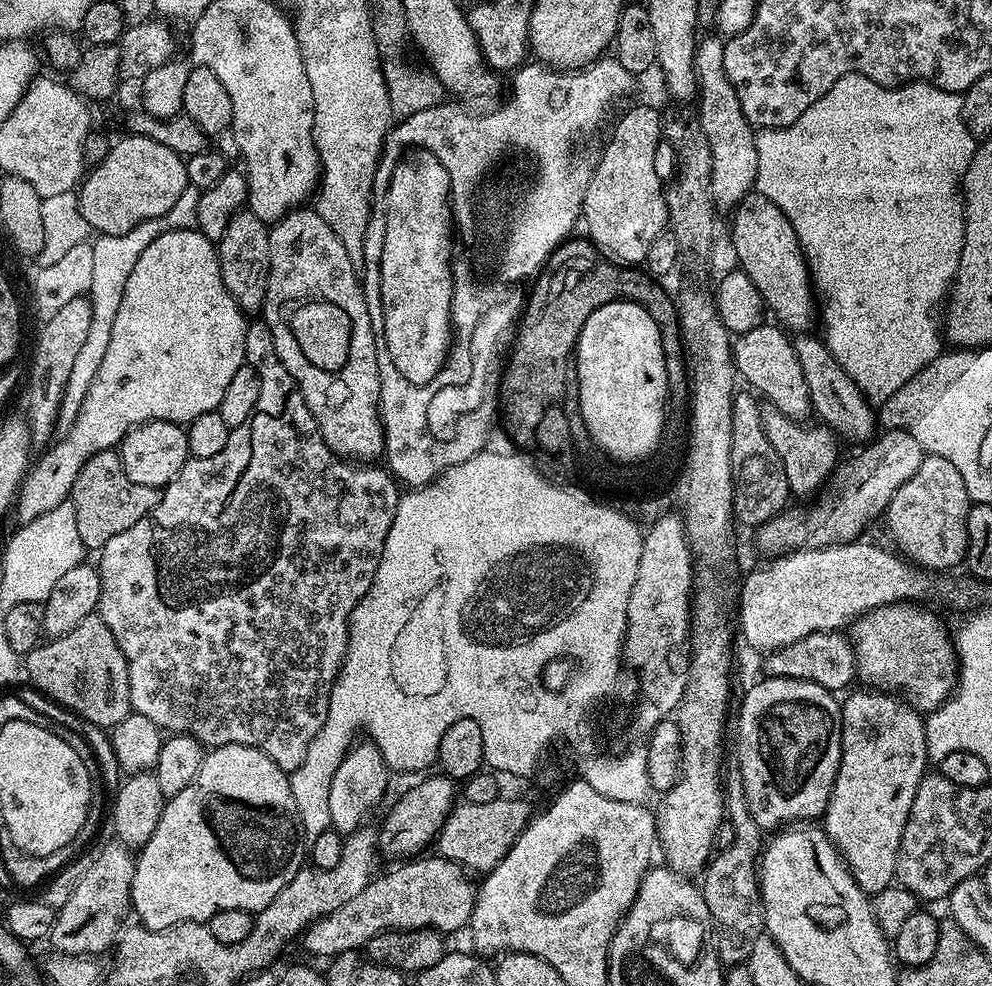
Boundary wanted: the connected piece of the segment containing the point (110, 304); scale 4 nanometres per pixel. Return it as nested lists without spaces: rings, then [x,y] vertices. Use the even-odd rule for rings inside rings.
[[[187,195],[178,198],[166,214],[162,214],[153,220],[143,220],[134,230],[126,230],[126,234],[117,236],[97,235],[91,241],[94,254],[94,266],[91,267],[90,286],[87,297],[92,304],[92,317],[90,318],[90,330],[86,333],[86,342],[82,345],[82,351],[78,359],[74,361],[74,370],[70,370],[70,378],[66,382],[64,397],[60,403],[60,418],[58,421],[61,429],[67,428],[74,422],[78,410],[82,406],[82,398],[86,398],[86,390],[90,390],[90,382],[94,374],[98,374],[98,366],[102,366],[102,357],[106,355],[106,346],[110,344],[110,330],[114,330],[114,318],[118,314],[118,306],[124,297],[126,290],[126,278],[130,278],[130,270],[138,258],[142,258],[142,250],[167,232],[176,232],[179,228],[189,227],[190,224],[190,200]]]

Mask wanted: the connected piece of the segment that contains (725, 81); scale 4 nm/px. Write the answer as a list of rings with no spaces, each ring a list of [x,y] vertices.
[[[701,35],[696,41],[696,53],[694,54],[694,70],[696,71],[696,90],[698,101],[700,100],[700,117],[698,123],[706,142],[710,146],[710,190],[712,200],[717,209],[735,209],[737,204],[747,198],[749,192],[756,186],[758,174],[758,152],[756,150],[756,132],[752,123],[742,114],[742,104],[738,102],[738,94],[726,74],[726,54],[724,53],[725,41],[719,35]]]

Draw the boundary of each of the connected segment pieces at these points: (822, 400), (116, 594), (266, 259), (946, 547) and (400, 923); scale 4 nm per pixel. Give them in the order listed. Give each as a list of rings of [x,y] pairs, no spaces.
[[[808,334],[797,335],[800,337],[795,337],[792,340],[792,345],[794,346],[794,354],[798,354],[798,363],[802,366],[802,374],[806,378],[806,390],[812,403],[812,412],[815,415],[820,415],[817,416],[819,423],[826,428],[831,428],[841,441],[871,441],[878,428],[878,416],[868,397],[844,373],[840,363],[833,358],[819,335],[804,335]]]
[[[263,318],[253,319],[246,330],[244,358],[247,367],[252,368],[260,379],[258,402],[248,421],[231,429],[226,446],[214,458],[188,459],[178,470],[178,474],[162,490],[160,500],[139,522],[134,522],[130,530],[114,534],[110,542],[99,549],[100,597],[96,612],[110,626],[110,634],[118,642],[128,663],[130,674],[130,702],[132,711],[146,714],[168,734],[192,736],[209,749],[221,748],[227,744],[241,744],[257,748],[273,760],[284,772],[291,773],[302,766],[309,742],[322,730],[328,713],[328,703],[332,693],[332,683],[344,664],[344,652],[348,648],[348,619],[354,606],[370,590],[386,534],[394,522],[396,507],[402,495],[398,481],[387,467],[372,462],[352,463],[341,458],[326,446],[314,422],[314,414],[306,406],[296,380],[286,370],[278,350],[274,350],[274,338]]]
[[[241,210],[236,213],[234,218],[230,218],[230,226],[226,226],[226,234],[222,234],[222,238],[218,241],[222,282],[234,298],[236,305],[246,314],[259,313],[264,306],[266,282],[270,274],[270,238],[268,237],[268,230],[269,225],[264,224],[262,218],[258,218],[250,211]]]
[[[925,455],[922,466],[914,473],[914,478],[907,480],[903,486],[890,498],[886,521],[888,532],[896,539],[899,551],[913,565],[924,570],[948,570],[965,563],[968,555],[968,510],[970,507],[970,489],[962,482],[962,474],[954,467],[954,462],[946,462],[941,456]]]
[[[439,854],[425,855],[423,858],[412,858],[401,868],[396,868],[393,872],[377,875],[375,880],[371,880],[362,890],[362,894],[350,898],[350,902],[345,902],[343,906],[338,906],[338,910],[331,912],[329,916],[323,916],[313,924],[305,928],[302,933],[304,948],[312,956],[341,956],[344,952],[355,952],[363,949],[370,938],[374,938],[383,932],[407,932],[410,928],[435,928],[441,934],[456,932],[460,927],[467,925],[472,918],[474,902],[476,901],[476,888],[468,880],[463,880],[460,865],[452,860],[445,860]]]

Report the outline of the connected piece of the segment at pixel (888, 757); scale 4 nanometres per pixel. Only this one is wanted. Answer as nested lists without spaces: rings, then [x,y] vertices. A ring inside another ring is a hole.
[[[879,690],[863,691],[849,691],[849,696],[840,704],[840,765],[828,799],[828,807],[824,810],[822,827],[851,870],[854,882],[858,882],[858,886],[864,892],[875,894],[893,887],[896,879],[896,855],[900,849],[902,830],[908,821],[914,794],[920,780],[926,775],[930,761],[926,751],[924,716],[893,693]]]

